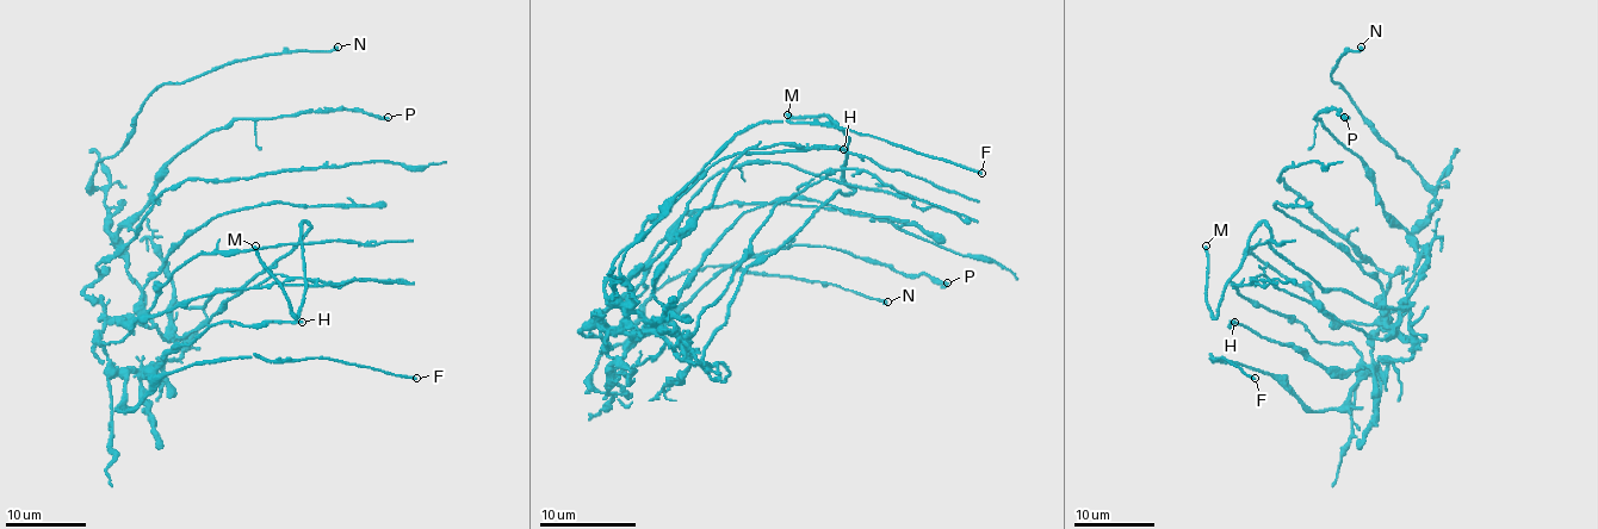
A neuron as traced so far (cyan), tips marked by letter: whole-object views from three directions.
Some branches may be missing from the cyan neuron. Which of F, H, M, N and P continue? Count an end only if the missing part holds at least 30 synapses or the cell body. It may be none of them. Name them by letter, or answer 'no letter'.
M

